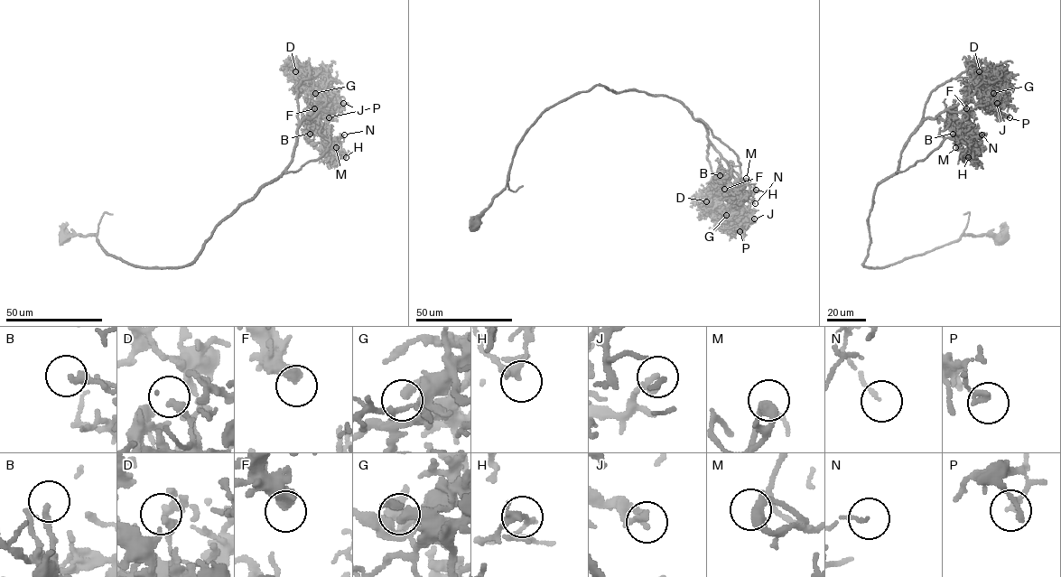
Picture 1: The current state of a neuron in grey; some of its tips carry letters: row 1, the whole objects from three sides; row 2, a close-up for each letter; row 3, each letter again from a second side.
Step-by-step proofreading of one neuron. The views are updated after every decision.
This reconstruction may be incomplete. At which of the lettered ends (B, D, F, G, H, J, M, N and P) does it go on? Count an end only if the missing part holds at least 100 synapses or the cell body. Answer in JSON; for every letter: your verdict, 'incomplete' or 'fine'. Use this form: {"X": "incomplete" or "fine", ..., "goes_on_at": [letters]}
{"B": "fine", "D": "fine", "F": "incomplete", "G": "fine", "H": "fine", "J": "fine", "M": "fine", "N": "fine", "P": "fine", "goes_on_at": ["F"]}

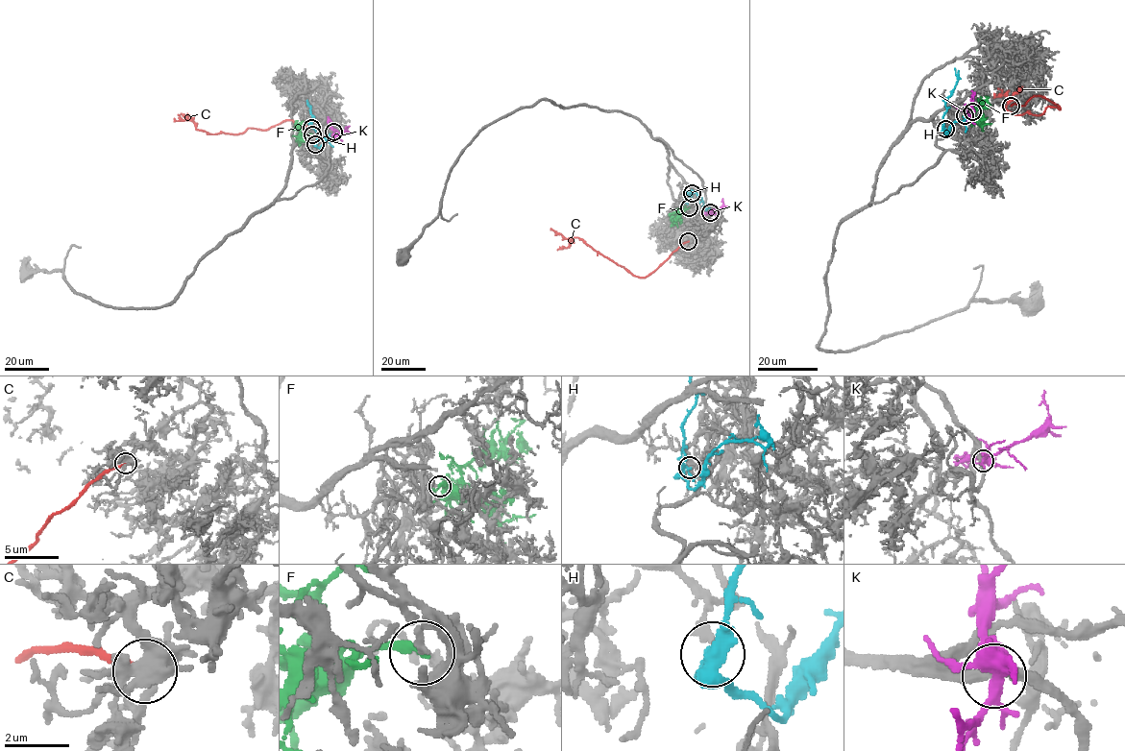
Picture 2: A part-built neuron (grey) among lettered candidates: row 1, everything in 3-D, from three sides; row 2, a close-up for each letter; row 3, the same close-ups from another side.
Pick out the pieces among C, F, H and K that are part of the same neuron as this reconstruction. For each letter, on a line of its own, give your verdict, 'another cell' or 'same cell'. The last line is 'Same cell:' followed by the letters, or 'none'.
C: another cell
F: same cell
H: another cell
K: another cell
Same cell: F

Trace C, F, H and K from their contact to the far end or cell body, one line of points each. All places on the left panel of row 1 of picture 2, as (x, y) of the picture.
C: (311, 128), (283, 120), (266, 130), (248, 128), (238, 134), (208, 134), (197, 130), (190, 120), (174, 118)
F: (312, 134), (305, 134), (298, 126), (298, 120)
H: (315, 144), (318, 134), (311, 122), (313, 116), (307, 100)
K: (333, 132), (334, 134), (343, 133), (346, 127)

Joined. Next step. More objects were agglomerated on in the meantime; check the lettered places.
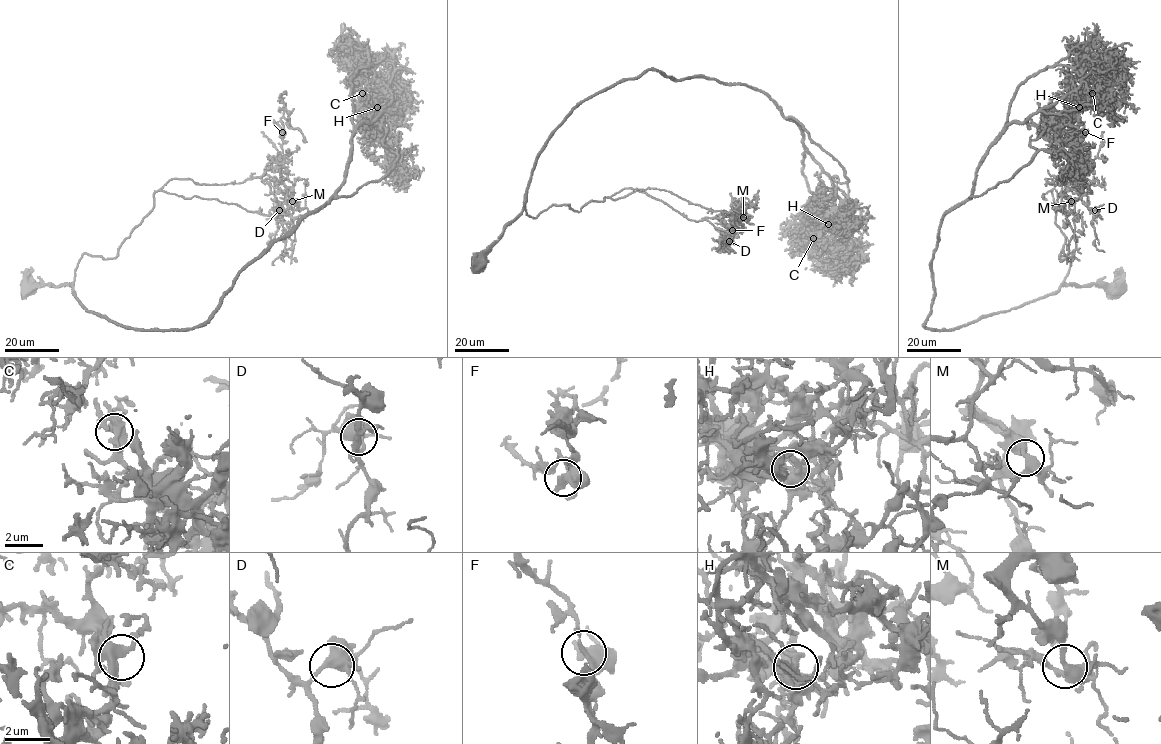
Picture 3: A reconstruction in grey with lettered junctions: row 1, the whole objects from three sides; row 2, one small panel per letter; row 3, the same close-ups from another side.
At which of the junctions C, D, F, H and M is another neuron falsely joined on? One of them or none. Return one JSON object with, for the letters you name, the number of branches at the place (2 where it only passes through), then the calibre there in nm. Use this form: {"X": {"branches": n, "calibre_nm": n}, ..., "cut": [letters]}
{"cut": []}

